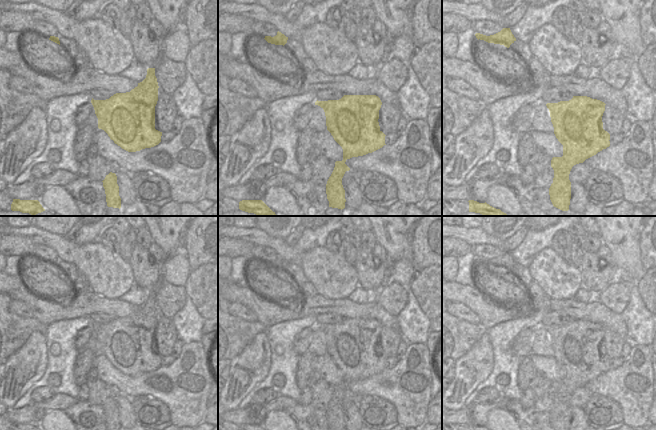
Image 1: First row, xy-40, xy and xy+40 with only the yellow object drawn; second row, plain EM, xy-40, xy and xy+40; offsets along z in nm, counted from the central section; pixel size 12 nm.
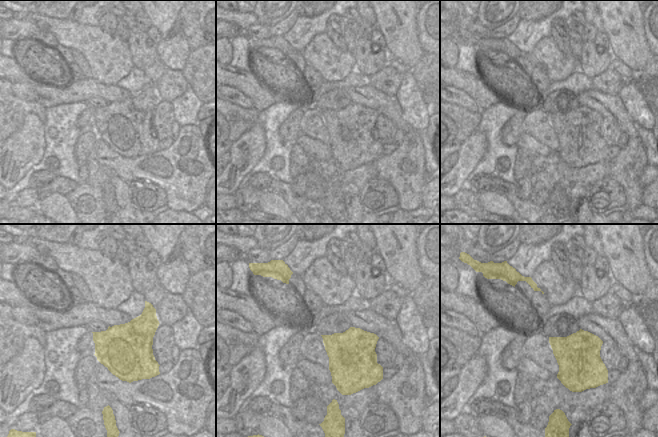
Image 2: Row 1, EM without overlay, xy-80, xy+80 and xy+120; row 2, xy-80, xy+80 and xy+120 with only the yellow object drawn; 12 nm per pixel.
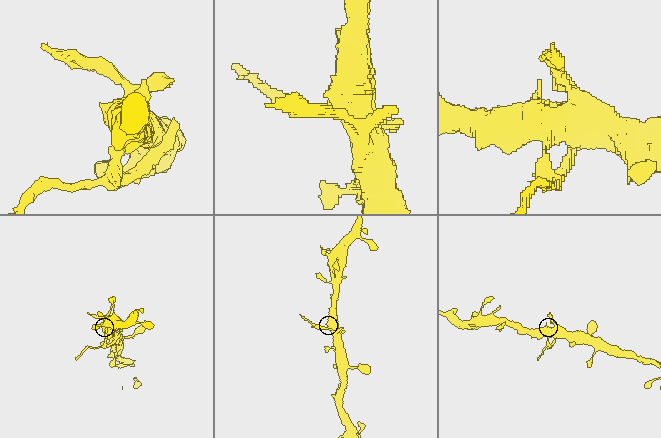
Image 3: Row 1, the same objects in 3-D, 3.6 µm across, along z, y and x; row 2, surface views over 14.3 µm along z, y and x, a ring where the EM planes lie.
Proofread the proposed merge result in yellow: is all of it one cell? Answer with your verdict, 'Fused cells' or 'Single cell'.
Fused cells

